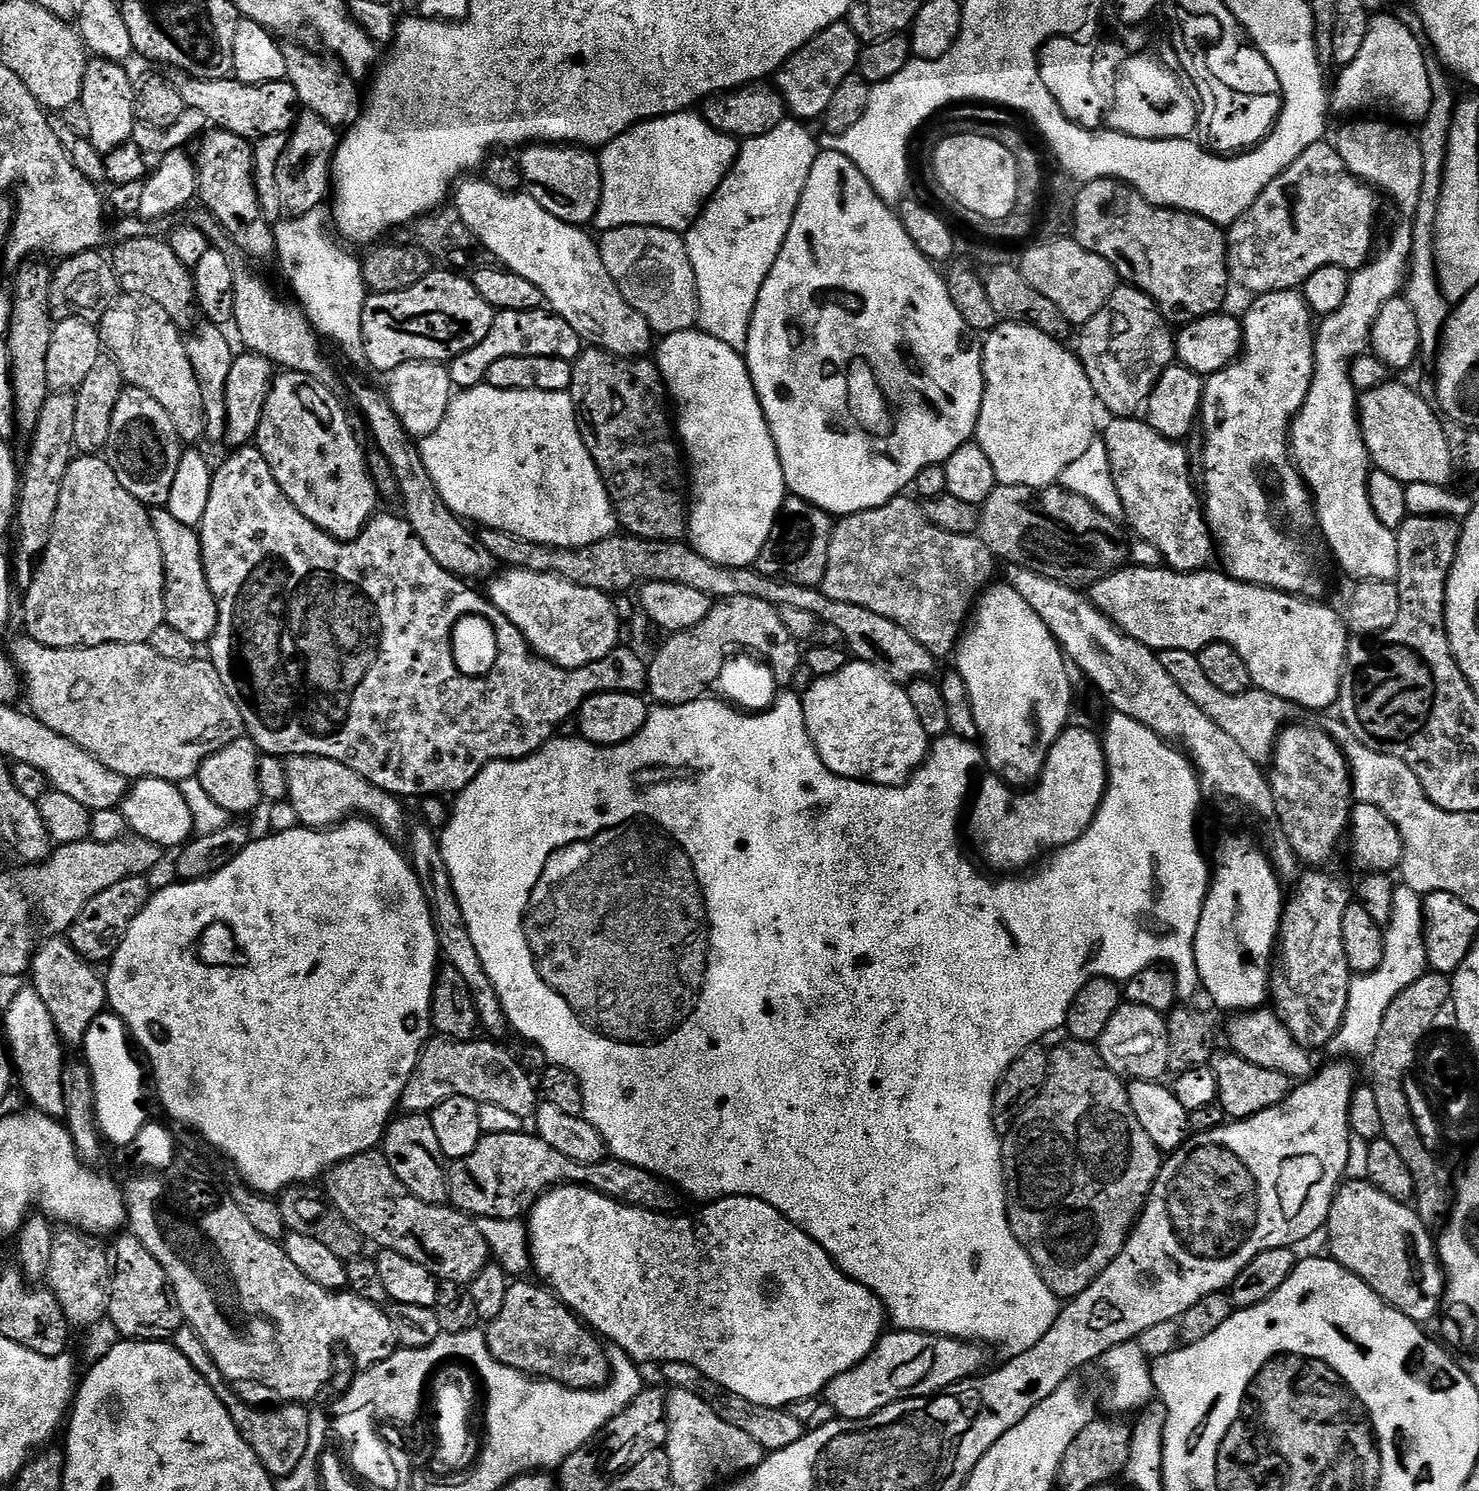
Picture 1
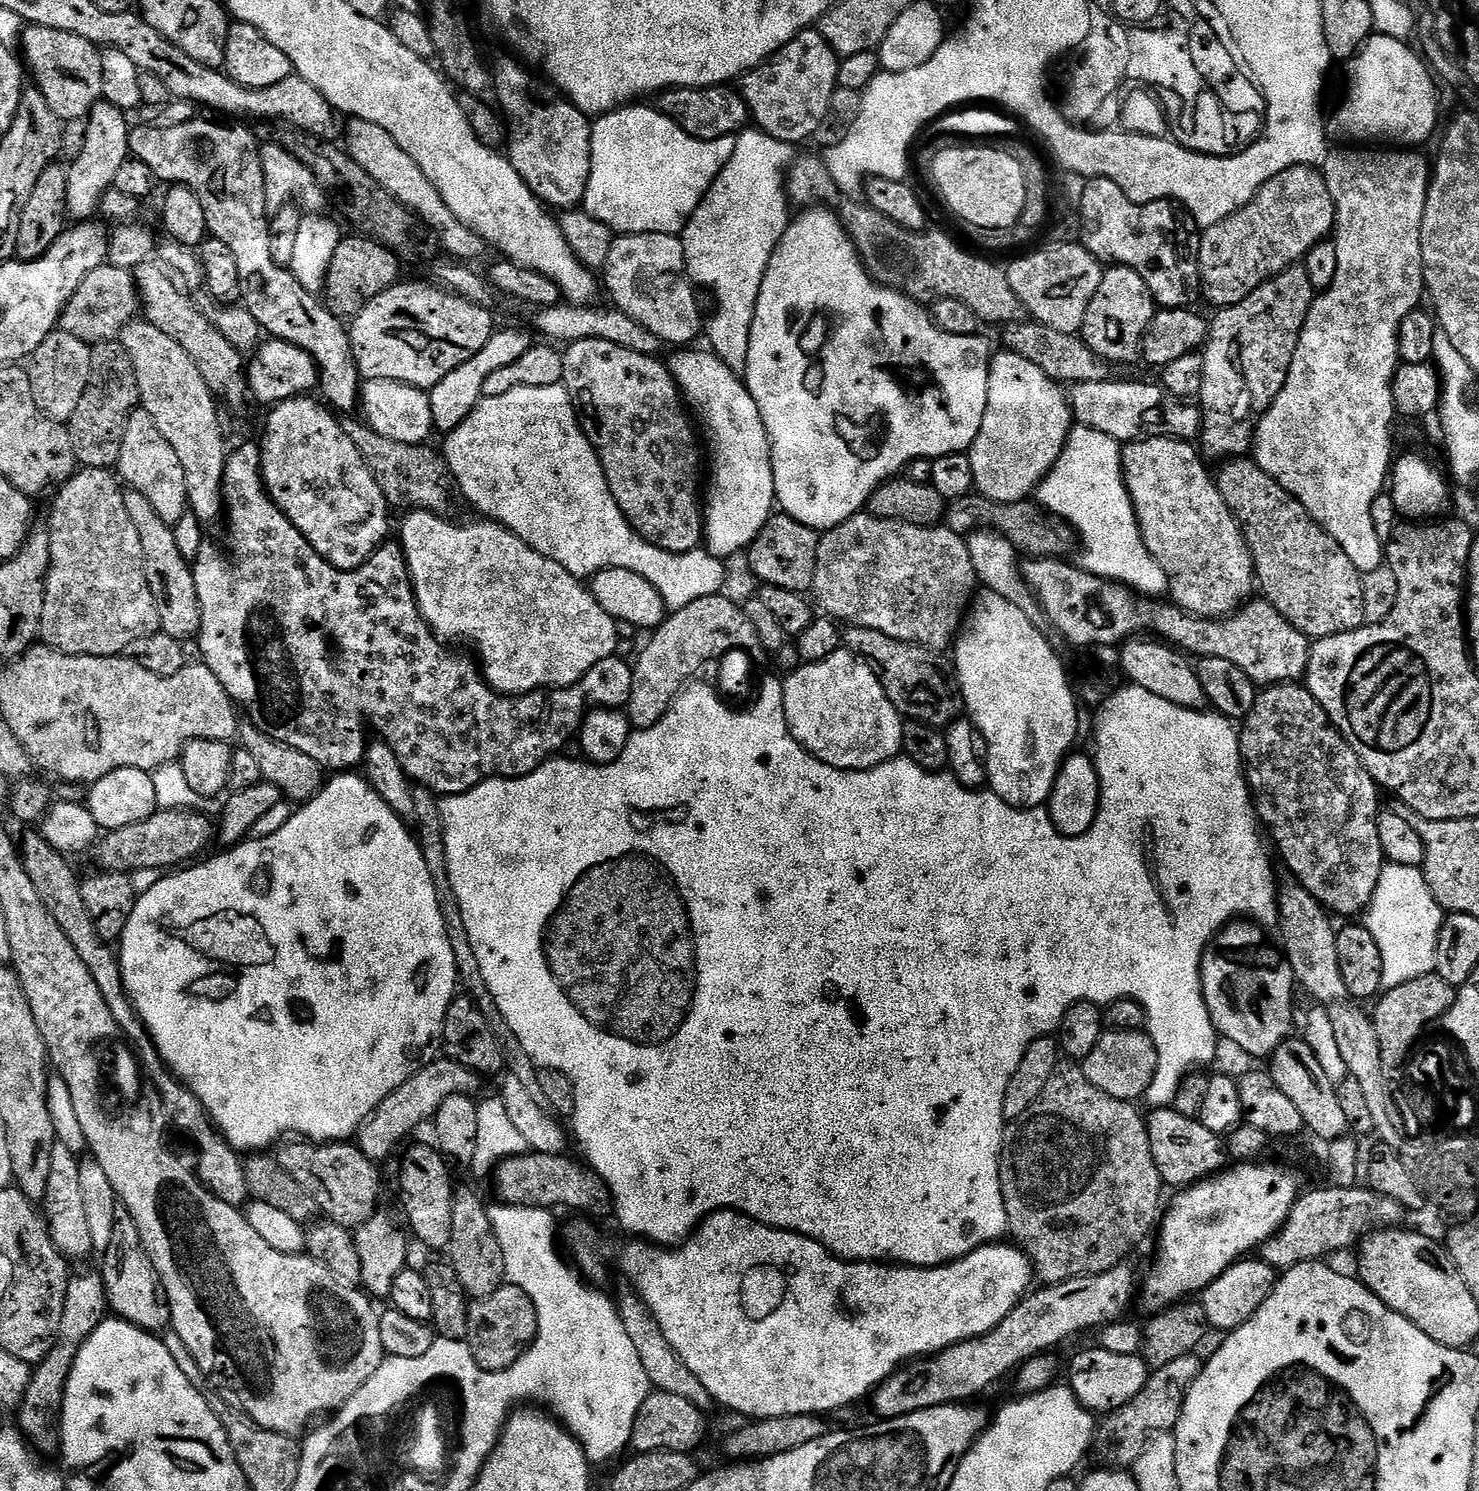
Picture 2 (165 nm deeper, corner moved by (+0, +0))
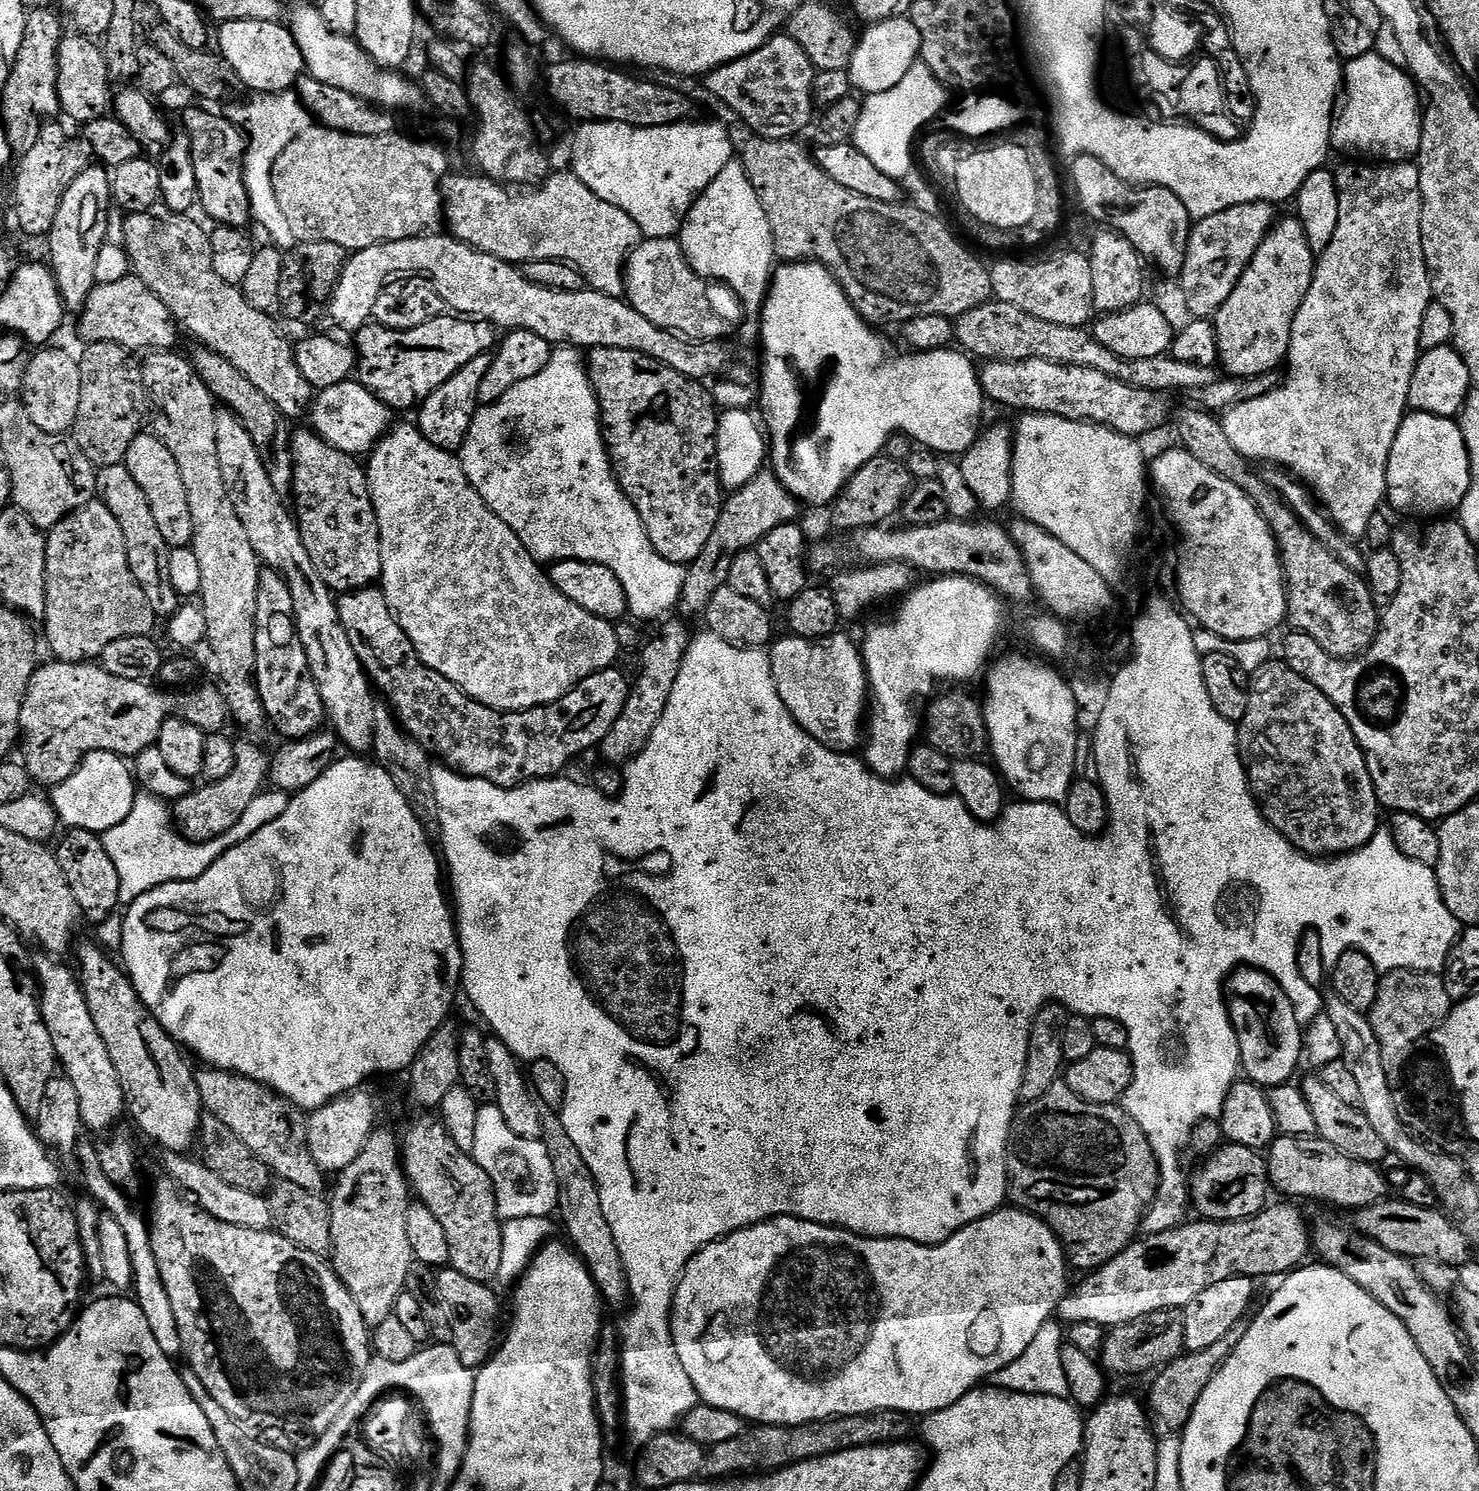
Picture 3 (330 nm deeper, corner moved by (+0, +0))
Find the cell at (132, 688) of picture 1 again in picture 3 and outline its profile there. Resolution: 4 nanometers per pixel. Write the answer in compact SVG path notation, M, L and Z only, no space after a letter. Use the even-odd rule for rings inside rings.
M51 662L52 664L41 663L37 667L34 678L30 678L30 686L26 690L26 702L22 706L22 718L20 719L20 734L22 737L22 748L24 744L24 757L22 763L24 769L32 775L33 781L37 785L48 784L47 786L55 786L70 778L76 770L78 770L80 763L86 758L88 754L94 751L110 751L115 755L123 758L135 758L140 752L144 752L148 748L155 745L156 740L160 736L162 724L167 720L179 718L190 722L194 726L198 726L198 730L202 730L206 734L213 732L223 732L230 724L230 717L228 714L228 703L224 697L224 693L220 691L215 683L204 684L201 688L189 687L187 690L172 691L165 690L163 687L151 688L151 683L144 680L131 680L130 678L118 678L118 674L110 674L103 666L96 662L85 662L83 664L65 664L63 662Z

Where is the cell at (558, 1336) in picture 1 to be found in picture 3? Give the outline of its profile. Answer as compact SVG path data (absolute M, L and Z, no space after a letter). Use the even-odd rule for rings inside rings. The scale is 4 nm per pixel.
M445 1266L436 1272L438 1298L450 1318L450 1330L454 1330L452 1347L466 1367L478 1370L488 1363L498 1344L496 1331L500 1328L500 1300L491 1292L488 1284L479 1284L474 1278L466 1278L454 1267Z

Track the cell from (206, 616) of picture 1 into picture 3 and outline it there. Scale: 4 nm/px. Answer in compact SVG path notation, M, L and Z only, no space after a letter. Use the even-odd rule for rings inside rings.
M124 463L115 464L97 471L96 496L104 501L104 505L122 526L122 534L126 537L126 558L136 584L142 586L142 594L146 594L146 602L150 602L156 617L171 618L182 606L182 597L175 592L170 582L170 549L154 522L154 513L150 510L150 502L146 502L146 494L142 494L142 486L134 482L134 477Z

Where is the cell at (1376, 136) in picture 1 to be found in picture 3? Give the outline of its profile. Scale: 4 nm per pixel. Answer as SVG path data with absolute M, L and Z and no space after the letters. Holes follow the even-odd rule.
M1348 162L1352 164L1344 164L1340 169L1335 169L1334 175L1336 177L1336 189L1340 197L1338 198L1338 230L1334 230L1334 238L1330 242L1330 246L1326 246L1326 250L1319 253L1316 262L1316 273L1312 279L1310 290L1306 294L1306 298L1302 302L1302 306L1298 310L1298 314L1294 318L1294 326L1292 327L1292 337L1290 338L1290 346L1288 347L1288 354L1286 357L1286 369L1288 373L1283 373L1282 379L1272 392L1266 394L1264 397L1254 398L1253 401L1242 402L1240 405L1234 405L1228 411L1223 413L1222 423L1226 430L1226 438L1230 438L1230 443L1234 446L1234 450L1238 450L1238 454L1242 454L1250 462L1256 460L1265 460L1263 463L1268 466L1275 466L1285 469L1292 473L1298 480L1304 481L1308 485L1313 496L1322 505L1325 512L1332 520L1333 524L1344 533L1345 536L1351 538L1353 541L1360 542L1368 535L1368 527L1370 526L1370 518L1374 518L1381 511L1380 503L1385 503L1388 495L1388 459L1390 458L1390 450L1394 446L1394 438L1398 434L1398 430L1402 426L1406 413L1409 411L1408 395L1410 394L1410 378L1414 378L1414 366L1418 362L1420 353L1422 351L1420 346L1420 331L1422 330L1422 318L1426 318L1426 310L1428 305L1433 303L1434 297L1432 295L1432 279L1428 277L1428 267L1426 266L1426 258L1422 250L1422 198L1420 197L1420 169L1415 163L1405 162L1402 164L1380 164L1373 166L1368 162Z

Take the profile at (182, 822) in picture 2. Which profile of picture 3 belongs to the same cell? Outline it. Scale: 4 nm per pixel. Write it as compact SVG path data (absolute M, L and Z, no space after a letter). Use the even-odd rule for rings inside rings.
M237 743L234 774L222 778L222 782L205 783L204 788L197 787L188 796L171 805L176 831L188 840L193 840L195 844L201 844L226 834L226 830L234 830L242 814L246 814L250 802L254 802L254 798L258 798L265 791L269 783L269 763L269 753L264 753L258 745Z

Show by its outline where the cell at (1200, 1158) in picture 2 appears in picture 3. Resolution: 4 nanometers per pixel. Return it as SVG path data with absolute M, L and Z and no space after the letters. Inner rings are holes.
M1225 1143L1190 1176L1190 1204L1205 1220L1245 1220L1270 1203L1268 1165L1257 1149Z

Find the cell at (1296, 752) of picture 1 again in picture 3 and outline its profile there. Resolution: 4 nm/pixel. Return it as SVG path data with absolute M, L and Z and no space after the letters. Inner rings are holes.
M1272 658L1268 663L1250 673L1246 714L1238 722L1238 731L1235 733L1234 739L1240 746L1240 760L1244 764L1244 774L1248 777L1248 787L1252 797L1256 800L1258 811L1264 815L1264 819L1270 826L1274 826L1274 830L1278 830L1278 834L1286 837L1305 856L1309 858L1347 856L1349 852L1357 852L1359 848L1366 846L1366 842L1370 842L1370 838L1374 838L1374 834L1381 831L1382 805L1374 790L1374 782L1370 778L1370 770L1366 766L1364 751L1360 749L1354 738L1354 730L1350 730L1346 718L1342 718L1342 714L1334 706L1334 702L1330 702L1330 698L1326 698L1326 694L1322 694L1322 690L1318 690L1318 686L1314 686L1310 682L1306 682L1306 678L1294 674L1294 670L1290 670L1288 665L1279 659Z

